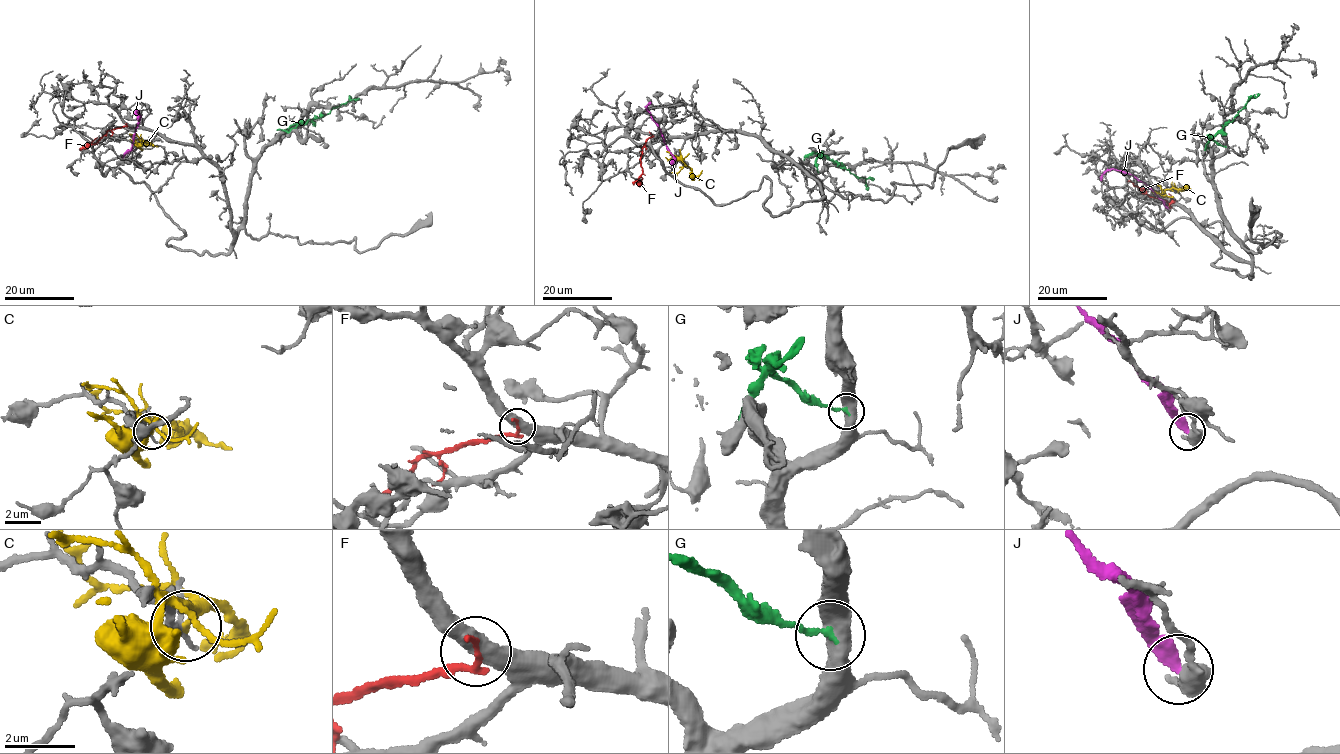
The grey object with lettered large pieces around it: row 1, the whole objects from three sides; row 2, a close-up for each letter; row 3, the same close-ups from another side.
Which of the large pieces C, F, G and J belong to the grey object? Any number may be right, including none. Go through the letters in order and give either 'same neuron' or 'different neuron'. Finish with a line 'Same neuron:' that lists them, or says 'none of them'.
C: different neuron
F: different neuron
G: different neuron
J: different neuron
Same neuron: none of them

